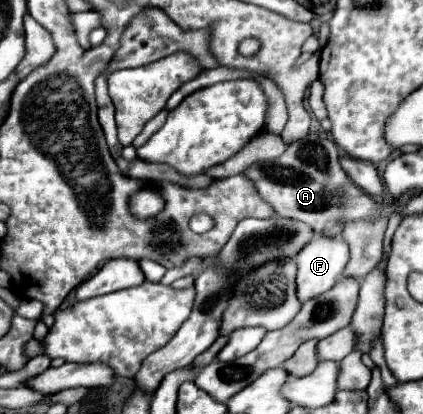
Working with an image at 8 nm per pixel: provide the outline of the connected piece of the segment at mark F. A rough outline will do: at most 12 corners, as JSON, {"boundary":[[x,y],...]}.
{"boundary":[[315,236],[295,258],[297,298],[337,284],[349,260],[341,238]]}

